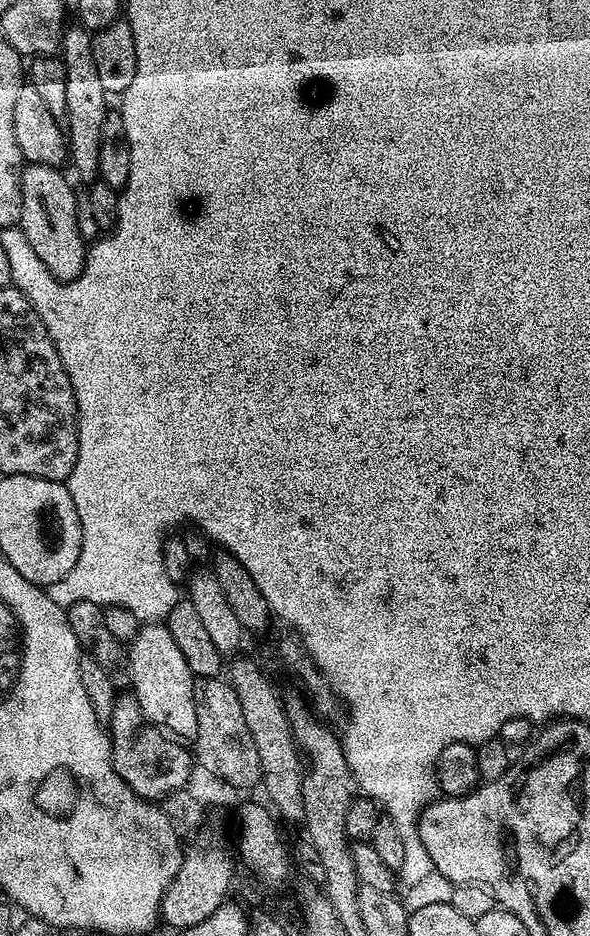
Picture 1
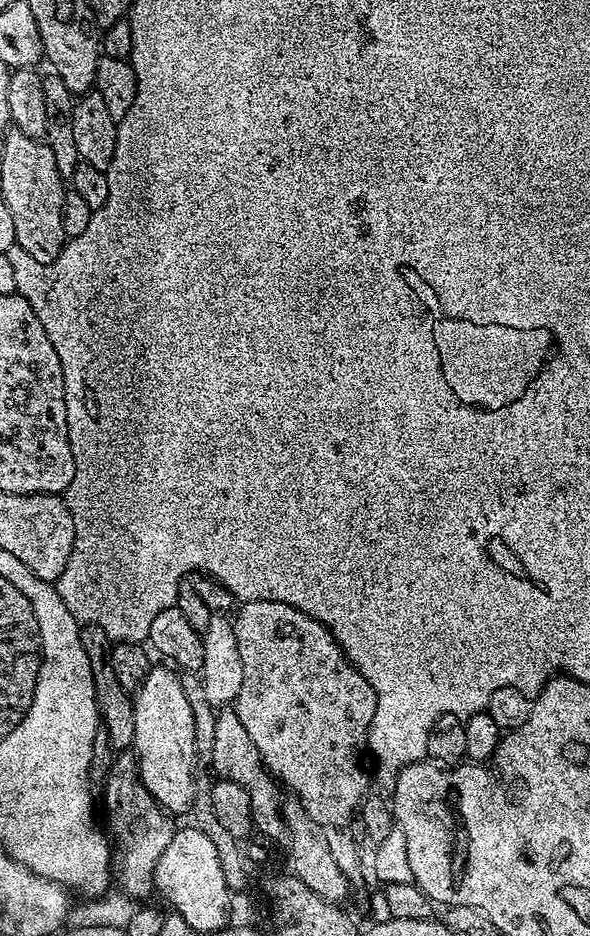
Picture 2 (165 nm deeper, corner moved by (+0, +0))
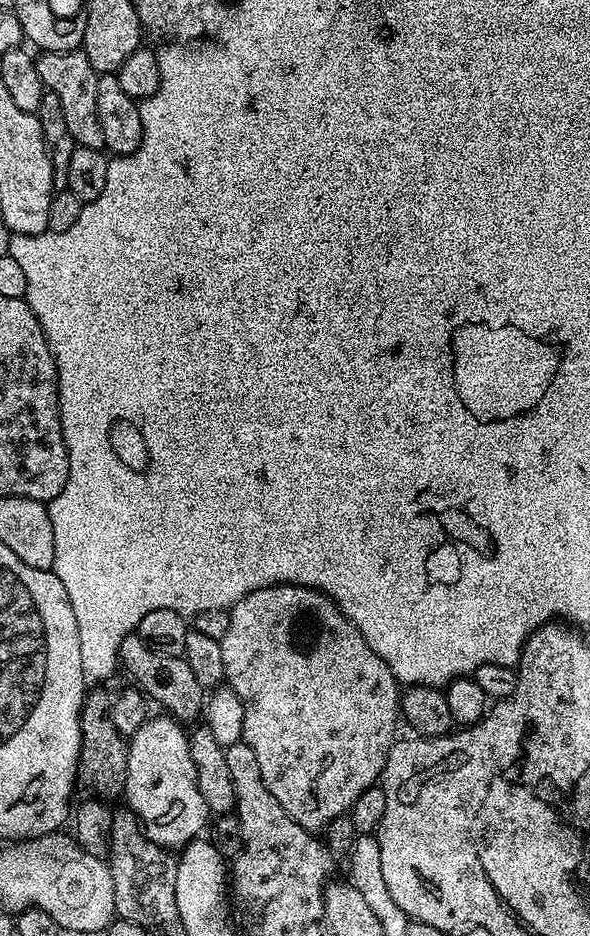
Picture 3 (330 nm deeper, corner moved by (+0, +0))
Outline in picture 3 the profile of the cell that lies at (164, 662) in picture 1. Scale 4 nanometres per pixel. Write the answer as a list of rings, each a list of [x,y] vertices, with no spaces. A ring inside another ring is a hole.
[[[168,714],[161,715],[153,715],[130,738],[128,769],[122,796],[123,799],[128,799],[127,807],[140,821],[143,832],[149,840],[167,850],[180,850],[191,840],[197,839],[203,833],[200,832],[203,828],[205,831],[210,820],[210,813],[206,806],[206,798],[202,798],[202,790],[198,790],[189,733],[183,732],[184,728],[179,720]]]

